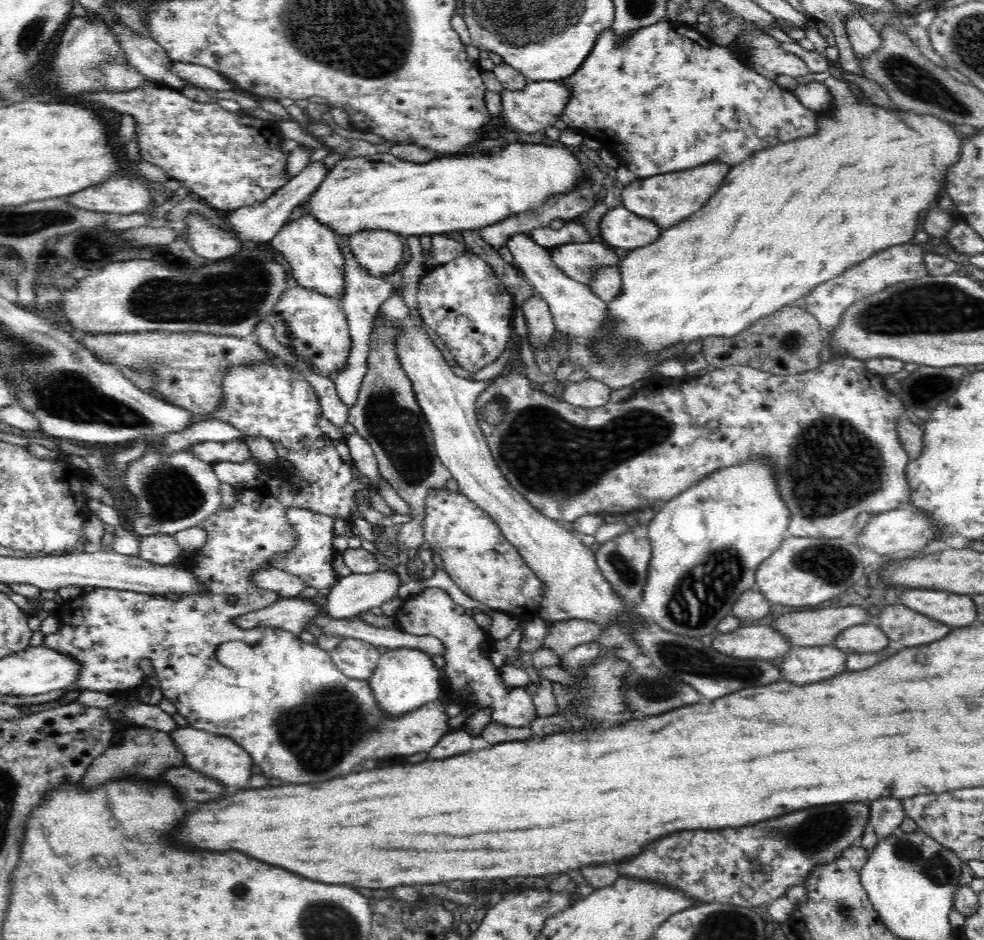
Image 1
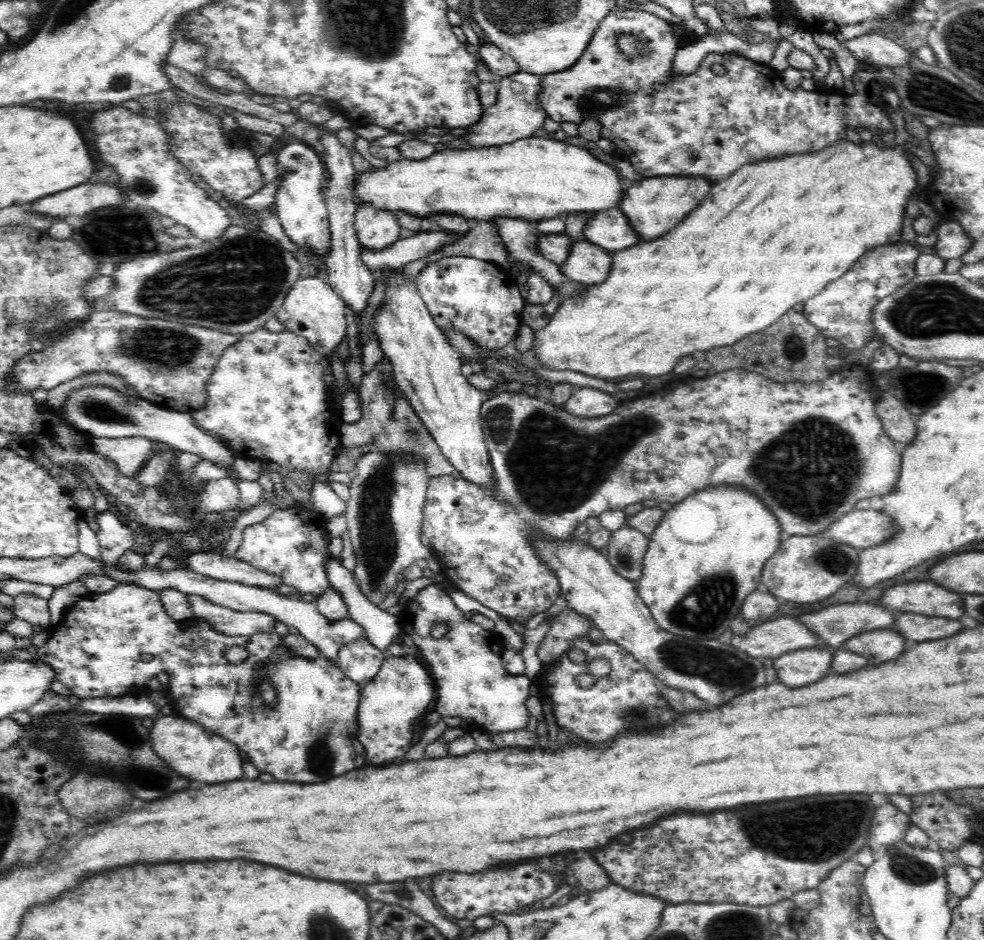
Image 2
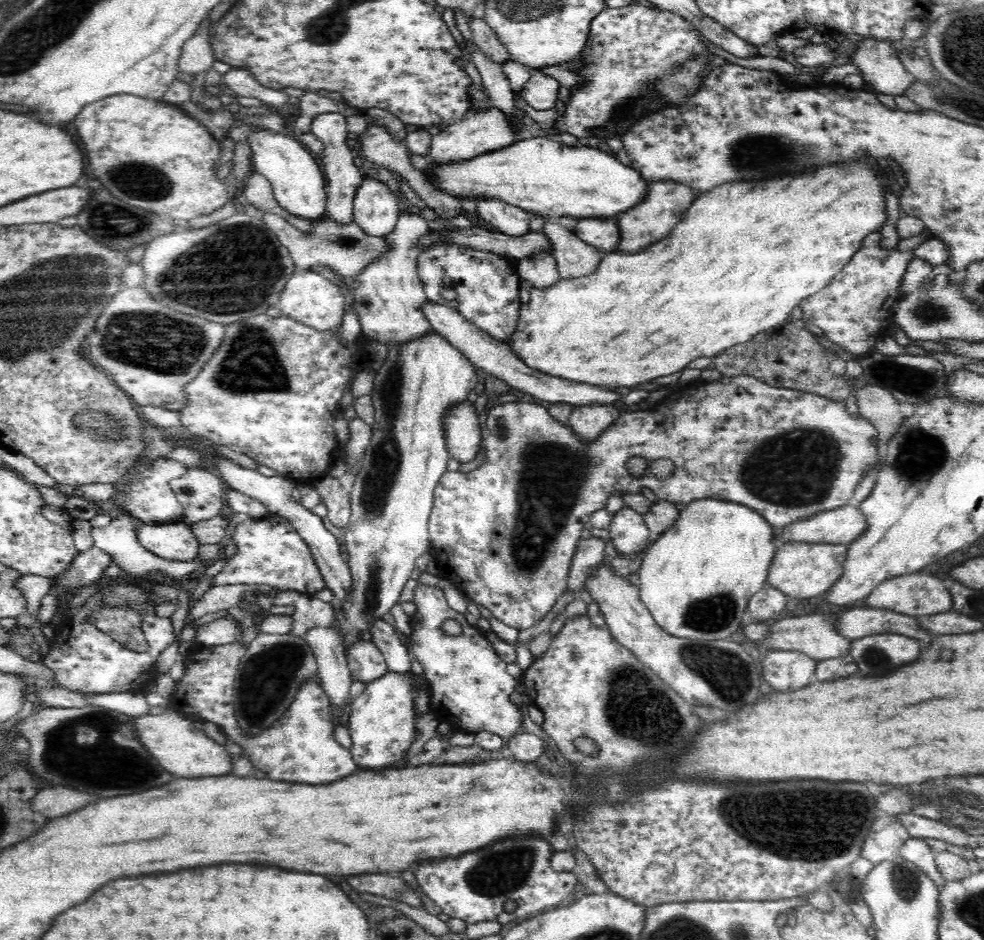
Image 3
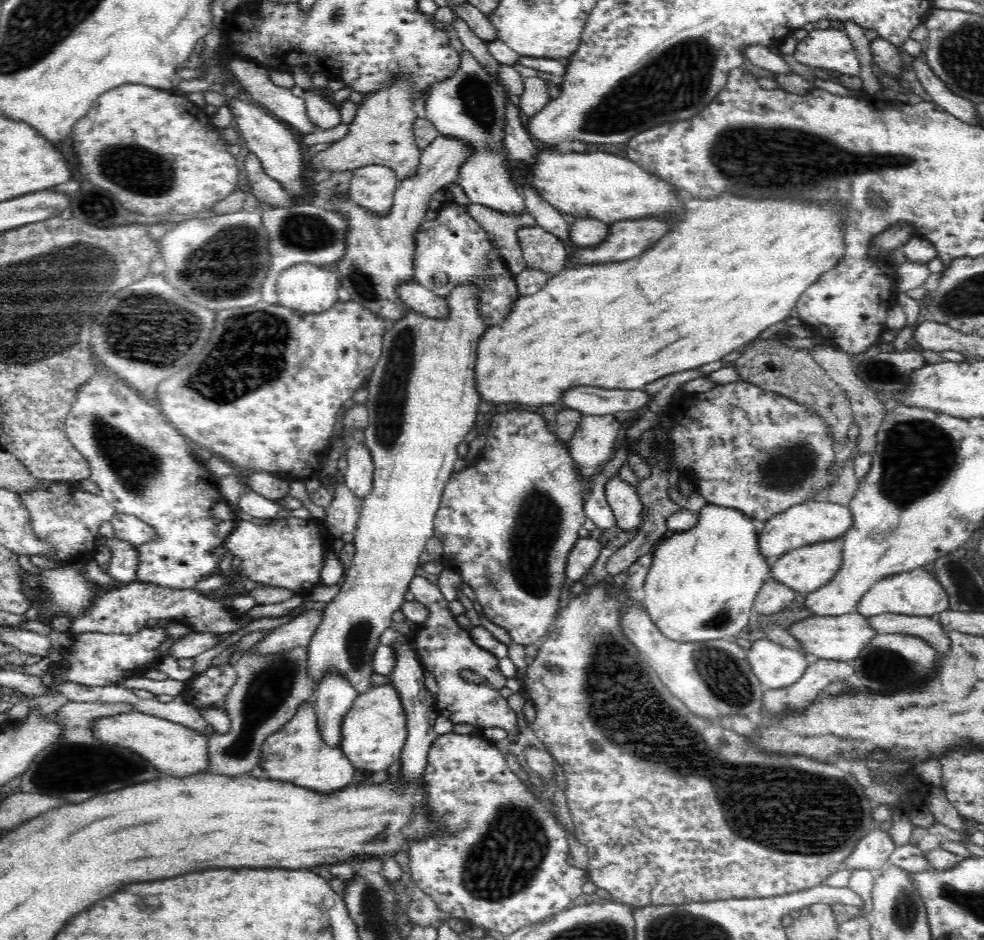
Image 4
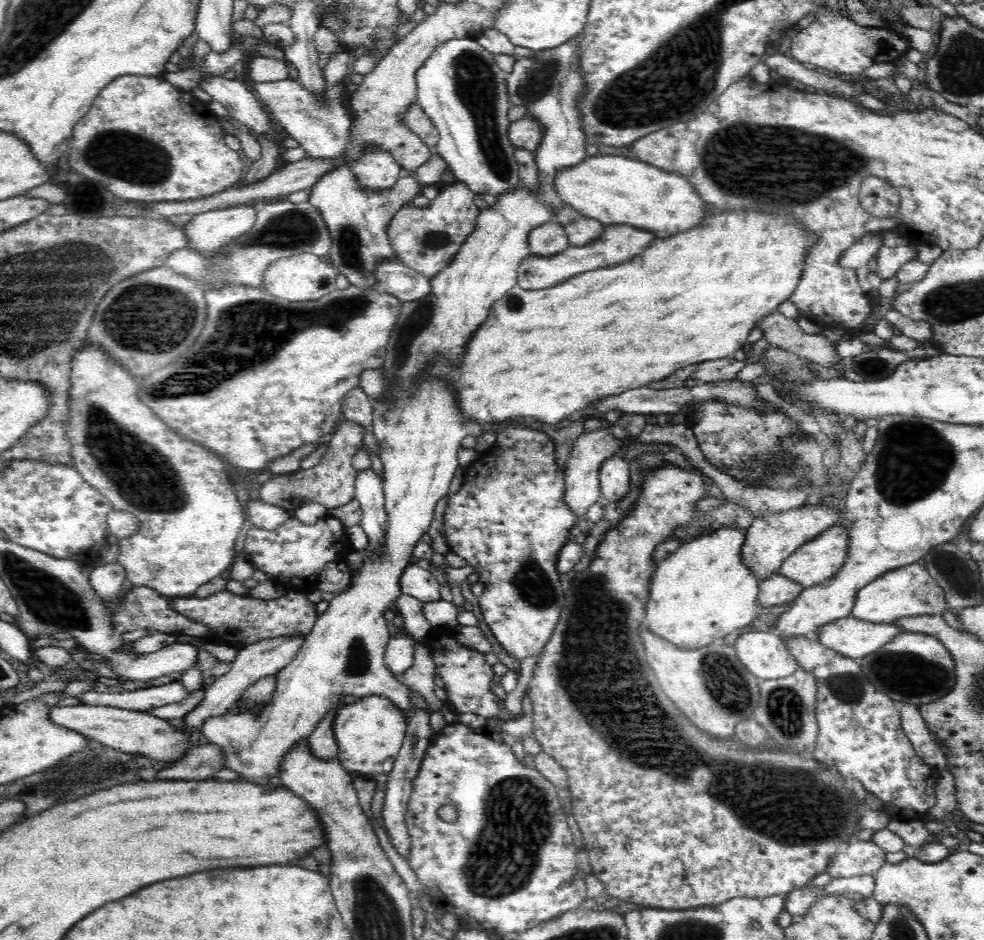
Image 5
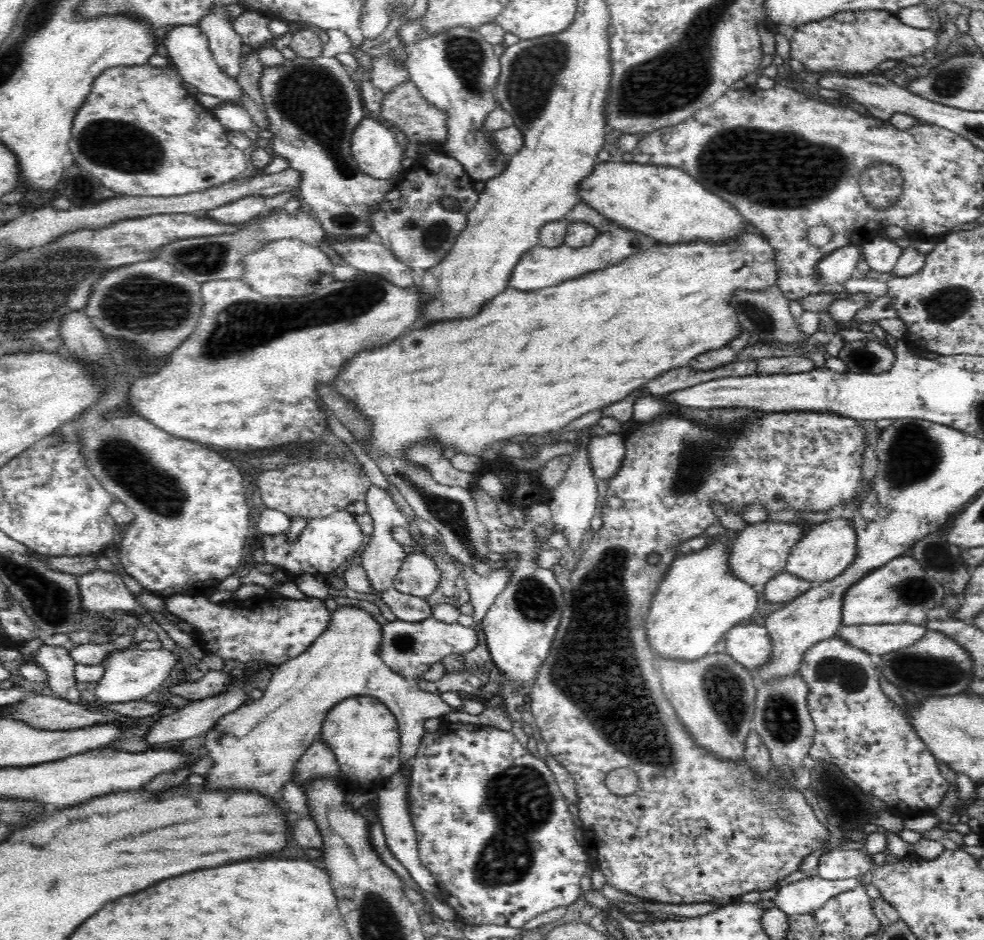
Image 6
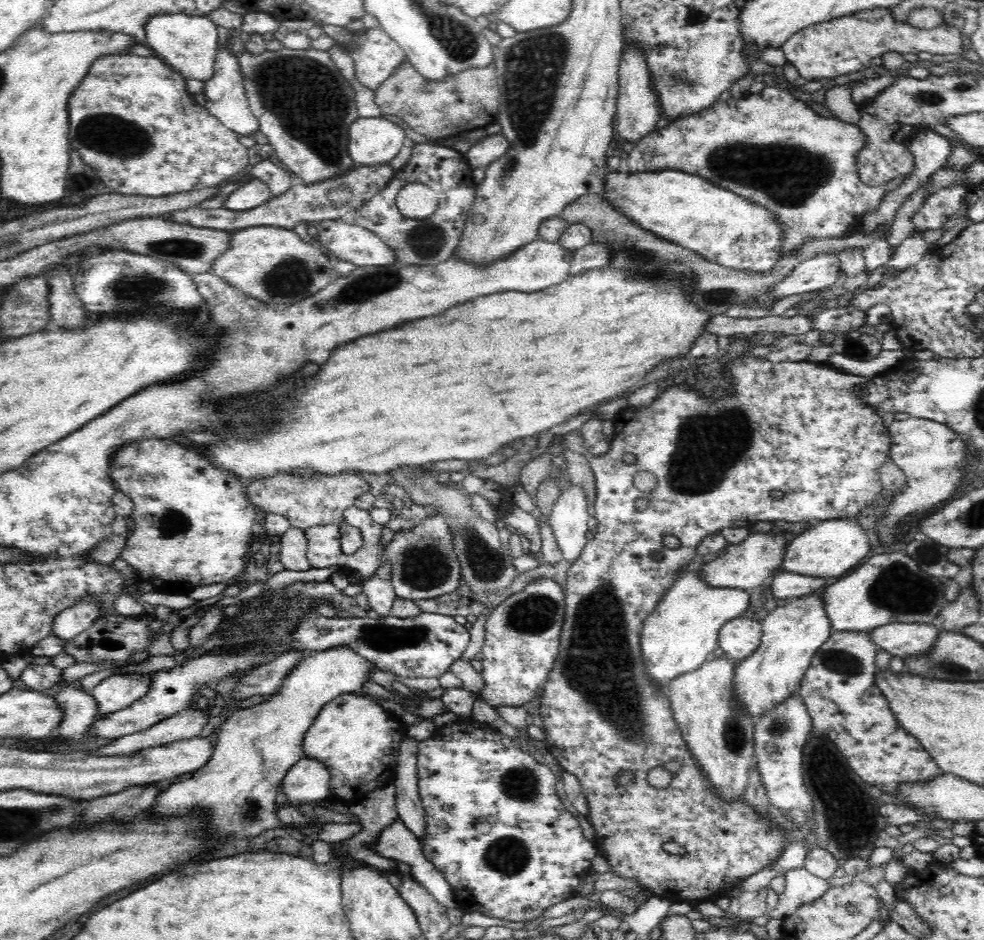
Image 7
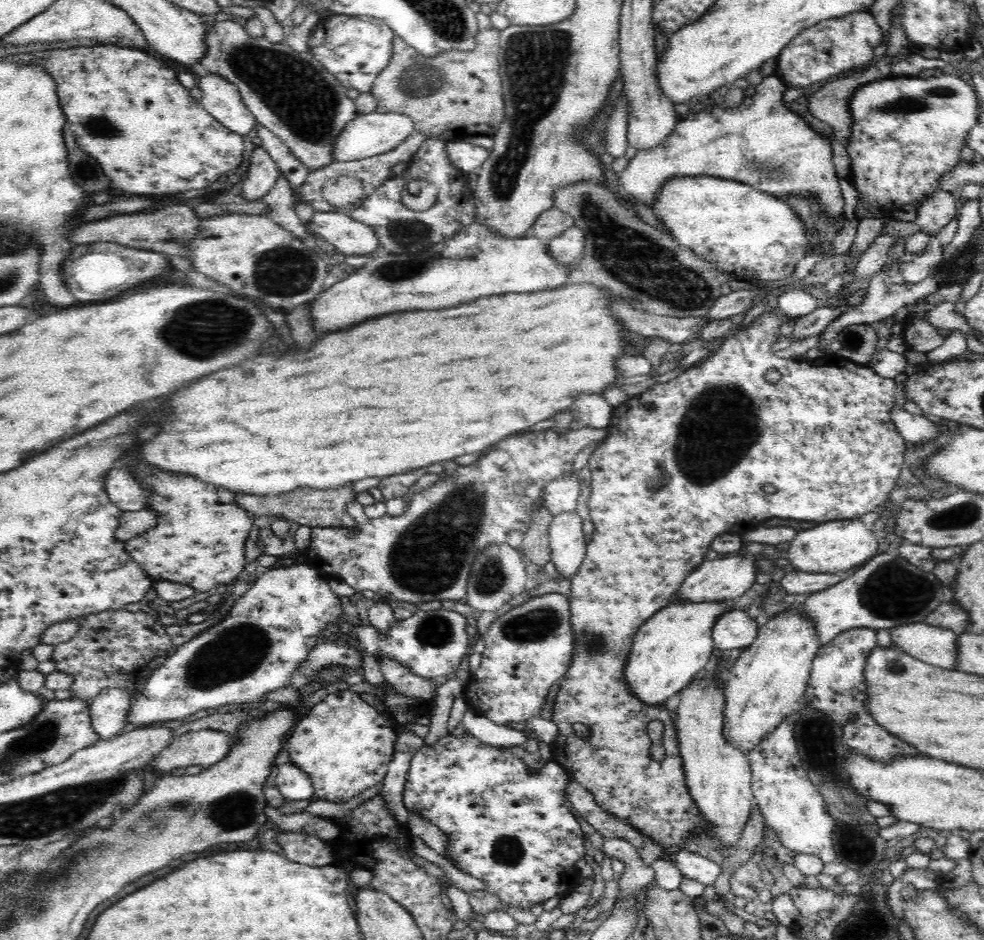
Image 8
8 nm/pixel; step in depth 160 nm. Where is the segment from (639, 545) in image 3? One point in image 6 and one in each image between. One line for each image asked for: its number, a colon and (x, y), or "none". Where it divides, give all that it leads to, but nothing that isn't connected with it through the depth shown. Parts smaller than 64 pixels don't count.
4: (625, 503)
5: (615, 478)
6: (606, 452)

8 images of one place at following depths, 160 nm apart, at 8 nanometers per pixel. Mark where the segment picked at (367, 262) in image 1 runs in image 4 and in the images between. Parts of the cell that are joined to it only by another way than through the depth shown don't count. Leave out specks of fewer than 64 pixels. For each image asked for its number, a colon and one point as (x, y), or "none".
2: (376, 229)
3: (376, 208)
4: (372, 187)

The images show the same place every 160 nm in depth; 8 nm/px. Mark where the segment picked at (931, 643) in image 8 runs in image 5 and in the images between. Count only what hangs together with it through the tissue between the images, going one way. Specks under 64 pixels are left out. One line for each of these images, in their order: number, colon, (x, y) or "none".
5: (854, 638)
6: (877, 639)
7: (902, 639)

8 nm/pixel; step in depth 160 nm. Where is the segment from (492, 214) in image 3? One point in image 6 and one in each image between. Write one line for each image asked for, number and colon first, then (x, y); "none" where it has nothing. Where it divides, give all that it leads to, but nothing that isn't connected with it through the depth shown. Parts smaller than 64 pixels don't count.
4: (469, 106)
5: (460, 87)
6: (456, 69)

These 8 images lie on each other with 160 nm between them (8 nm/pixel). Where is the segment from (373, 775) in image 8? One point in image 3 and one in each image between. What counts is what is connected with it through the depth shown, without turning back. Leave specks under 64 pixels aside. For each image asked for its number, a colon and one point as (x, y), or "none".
3: (382, 723)
4: (373, 732)
5: (370, 731)
6: (363, 733)
7: (356, 739)

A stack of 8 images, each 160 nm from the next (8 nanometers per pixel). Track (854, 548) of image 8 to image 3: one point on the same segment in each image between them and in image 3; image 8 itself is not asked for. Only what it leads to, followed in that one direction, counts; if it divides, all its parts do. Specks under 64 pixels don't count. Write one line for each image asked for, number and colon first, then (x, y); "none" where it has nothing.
3: (800, 569)
4: (805, 569)
5: (819, 559)
6: (829, 548)
7: (831, 548)

